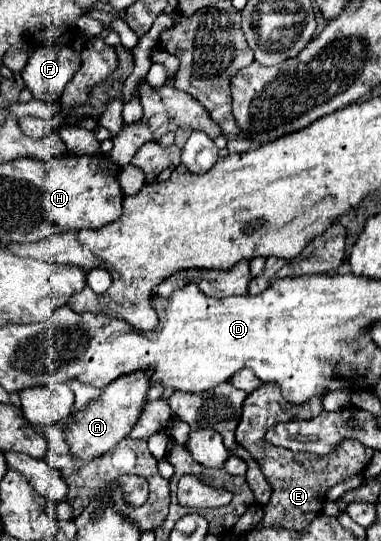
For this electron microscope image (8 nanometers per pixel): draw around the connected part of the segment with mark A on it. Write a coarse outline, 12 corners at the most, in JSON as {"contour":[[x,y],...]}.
{"contour":[[151,370],[117,378],[69,422],[87,462],[123,440],[145,408]]}

